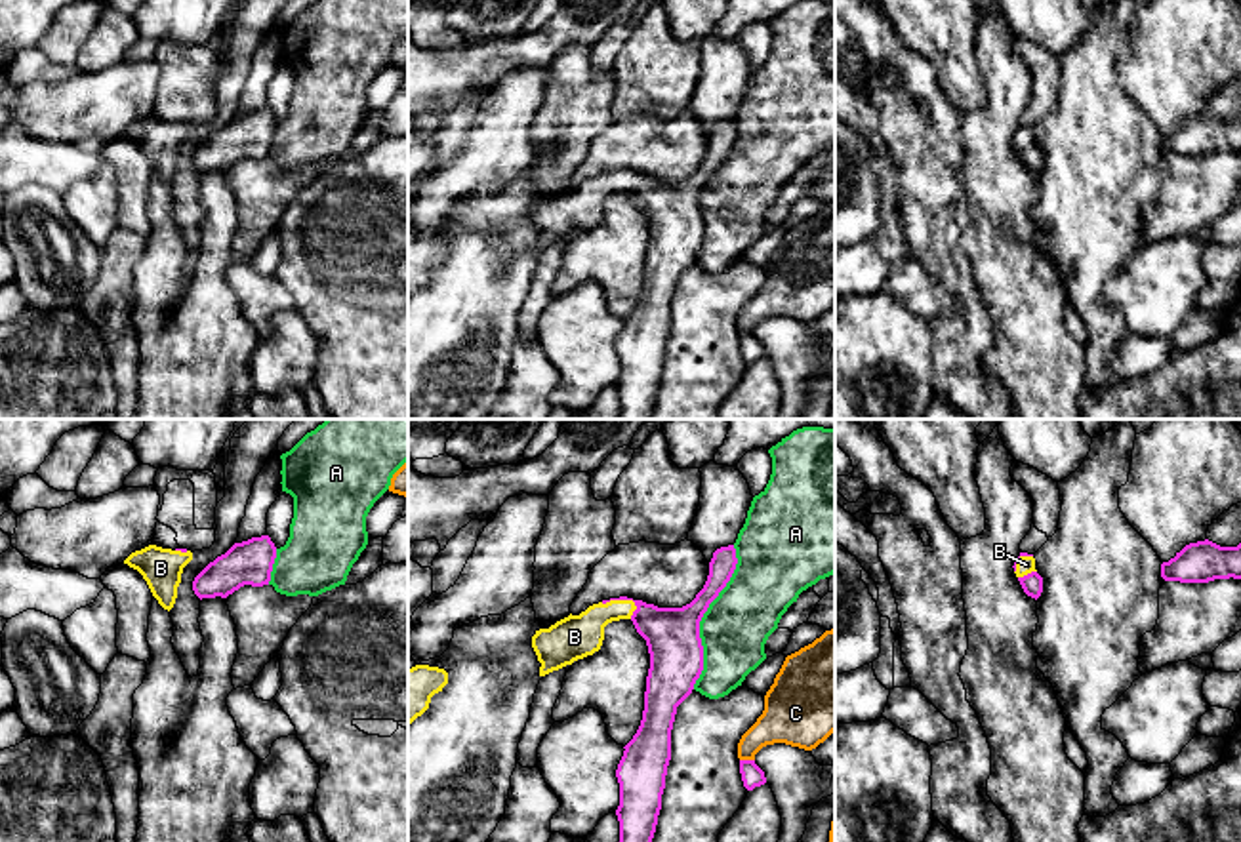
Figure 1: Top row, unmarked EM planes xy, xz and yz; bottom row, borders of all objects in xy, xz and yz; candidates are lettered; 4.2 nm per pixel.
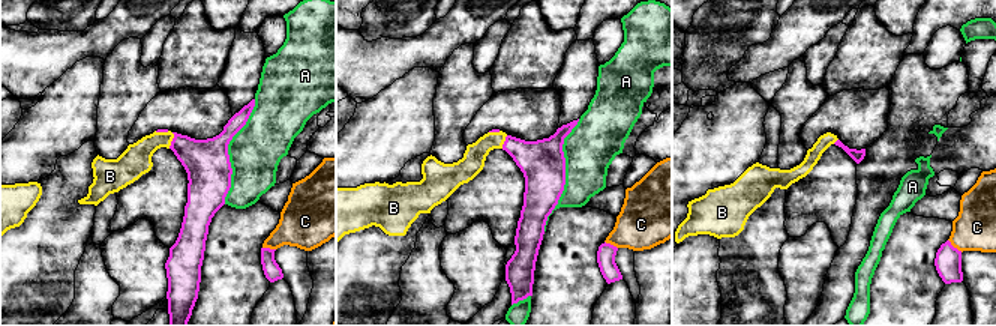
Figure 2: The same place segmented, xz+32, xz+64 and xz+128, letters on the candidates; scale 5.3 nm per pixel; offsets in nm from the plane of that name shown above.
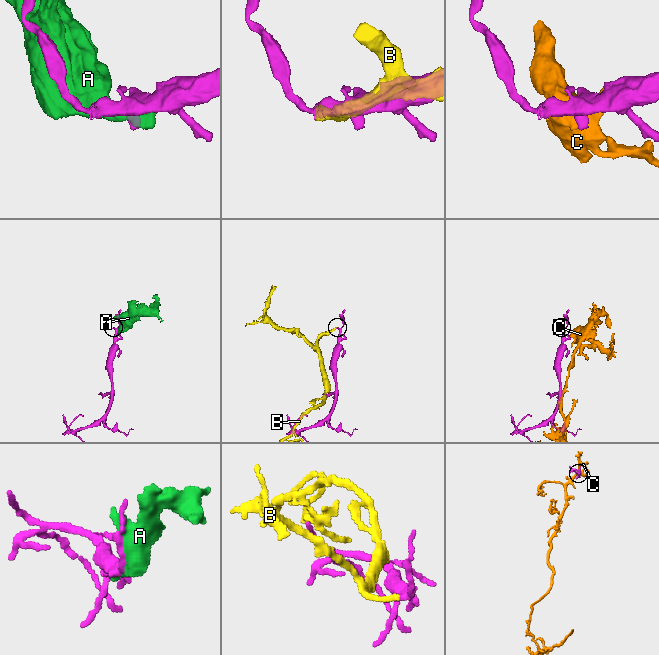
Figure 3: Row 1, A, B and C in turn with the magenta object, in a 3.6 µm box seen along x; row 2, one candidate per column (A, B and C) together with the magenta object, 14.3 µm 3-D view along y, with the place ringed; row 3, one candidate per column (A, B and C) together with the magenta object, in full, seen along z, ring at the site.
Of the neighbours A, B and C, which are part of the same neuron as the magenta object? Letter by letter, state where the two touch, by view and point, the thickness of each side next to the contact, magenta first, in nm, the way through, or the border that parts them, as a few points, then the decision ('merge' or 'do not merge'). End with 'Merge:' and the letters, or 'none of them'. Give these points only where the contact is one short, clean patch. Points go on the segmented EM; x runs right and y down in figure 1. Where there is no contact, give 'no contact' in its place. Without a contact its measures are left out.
A: meets magenta in xz at (702, 616); 220 nm thick on the magenta side, 280 nm on the other; do not merge
B: meets magenta in xz at (620, 599); 200 nm thick on the magenta side, 190 nm on the other; runs through xz (668, 631), (631, 601), (620, 599), (574, 637); merge
C: meets magenta in xz at (748, 761); 90 nm thick on the magenta side, 220 nm on the other; do not merge
Merge: B

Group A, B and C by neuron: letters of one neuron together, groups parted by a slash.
A / B / C

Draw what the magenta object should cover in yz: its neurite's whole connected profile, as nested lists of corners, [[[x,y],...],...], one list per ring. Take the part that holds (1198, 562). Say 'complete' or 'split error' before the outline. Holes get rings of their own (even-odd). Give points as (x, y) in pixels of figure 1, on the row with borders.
complete; [[[1209,539],[1190,543],[1174,558],[1161,564],[1161,577],[1180,583],[1241,579],[1241,543],[1237,547],[1220,547]]]

